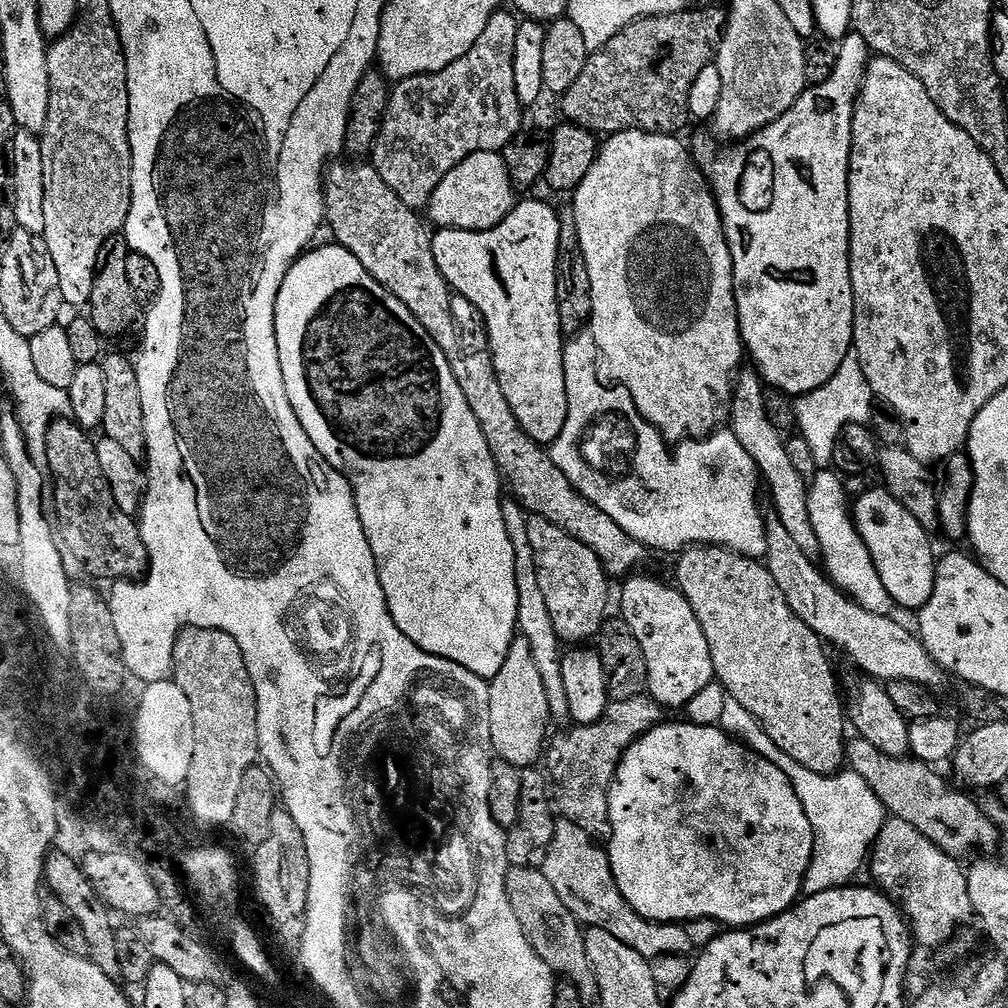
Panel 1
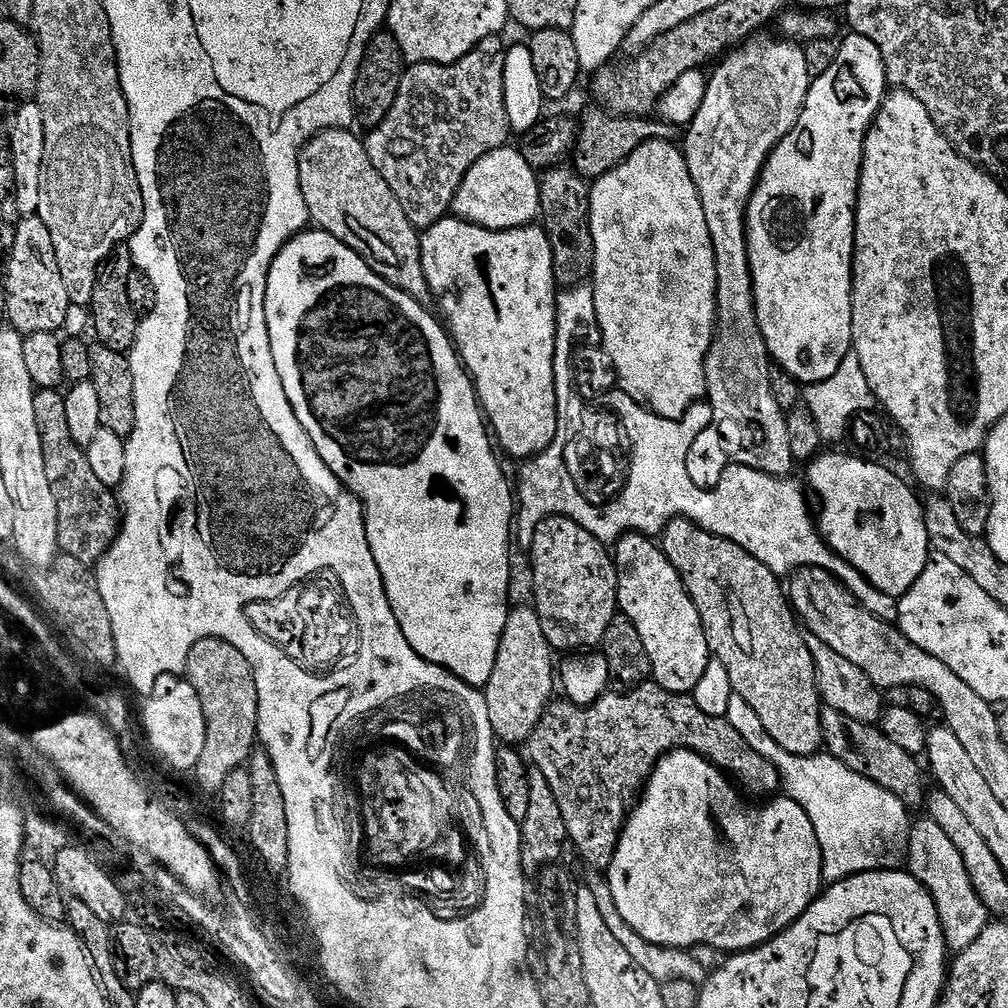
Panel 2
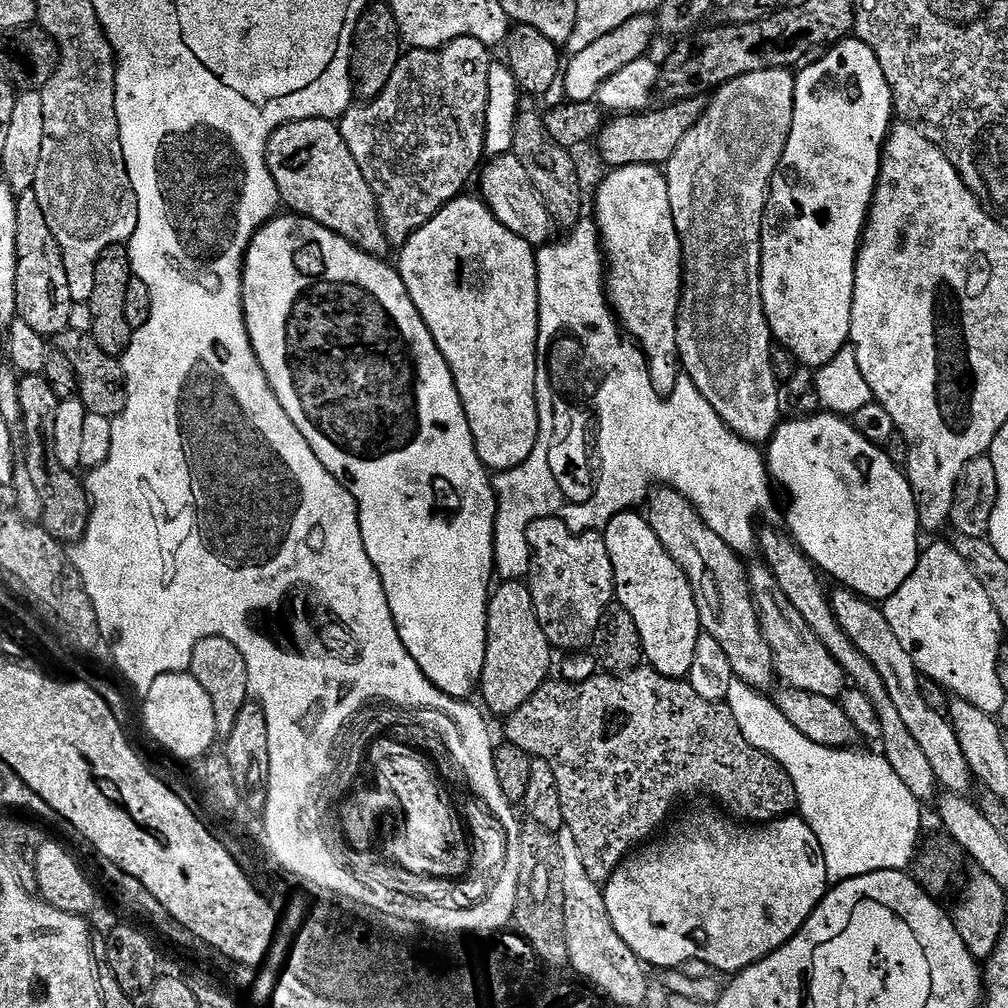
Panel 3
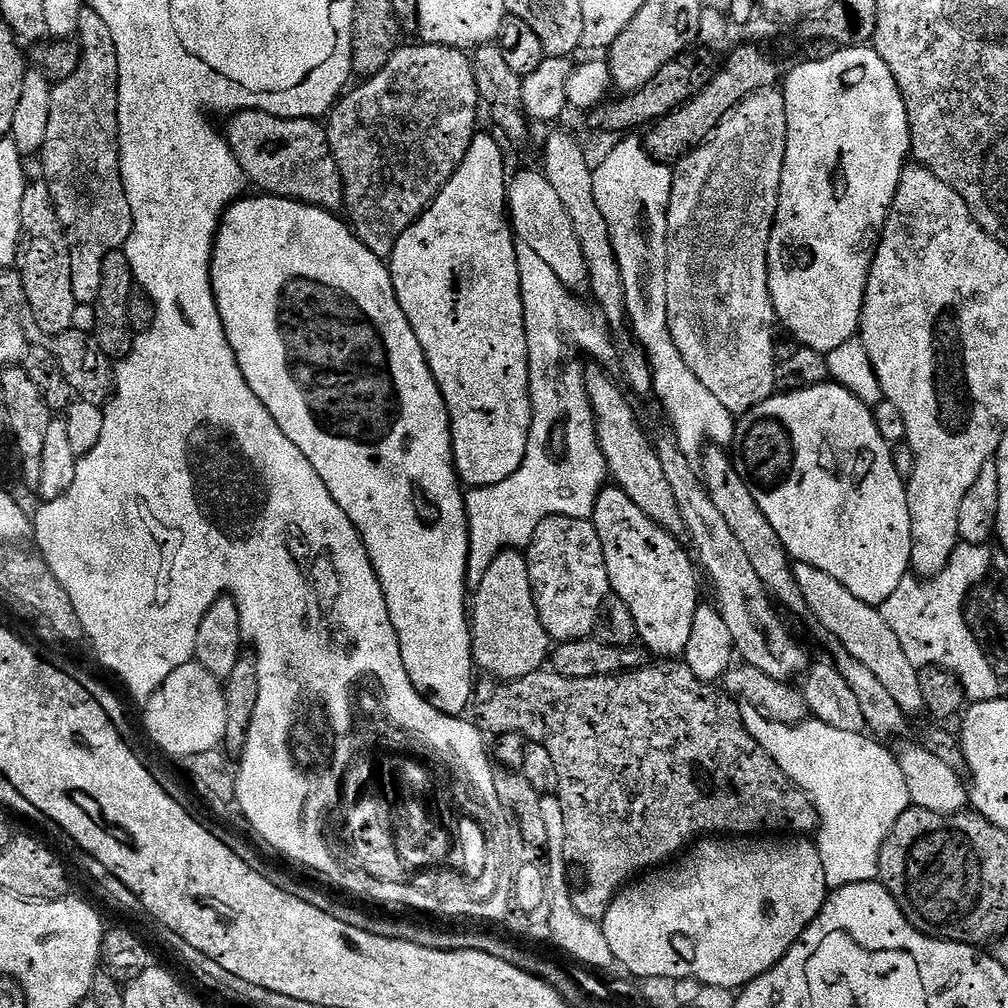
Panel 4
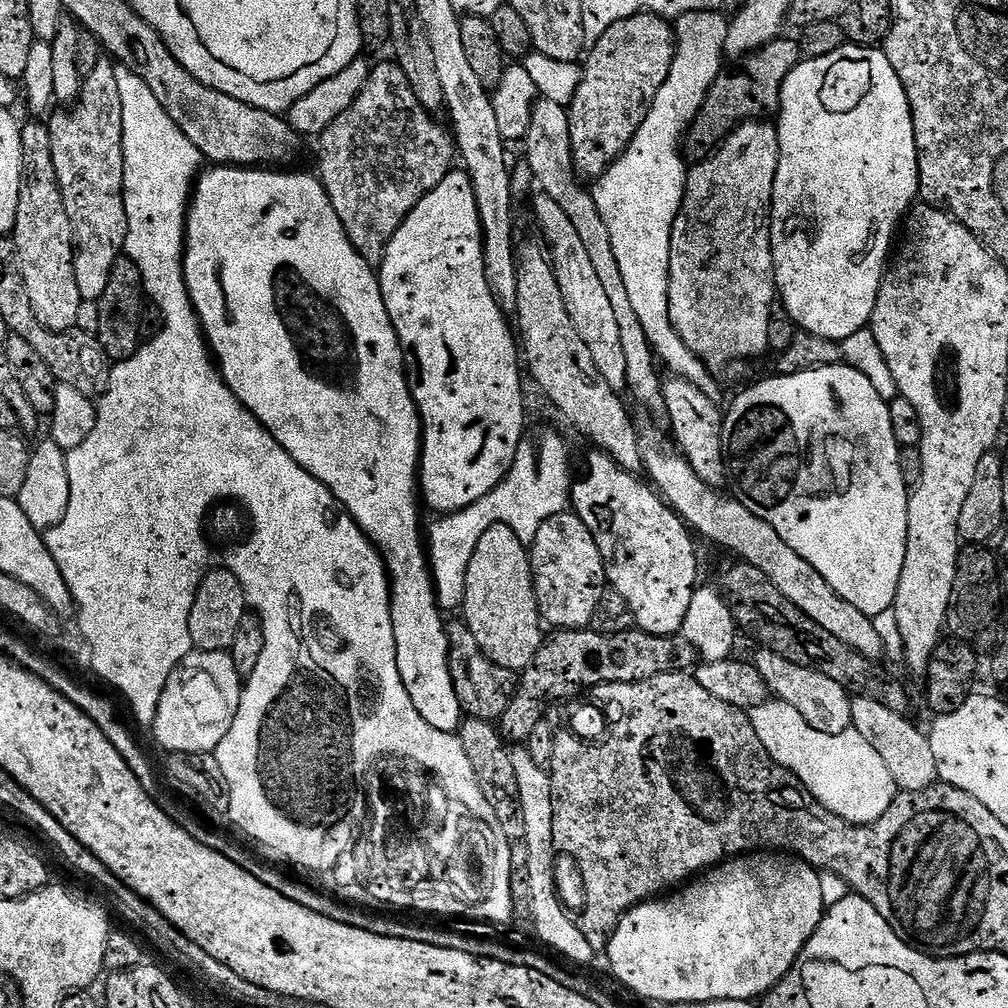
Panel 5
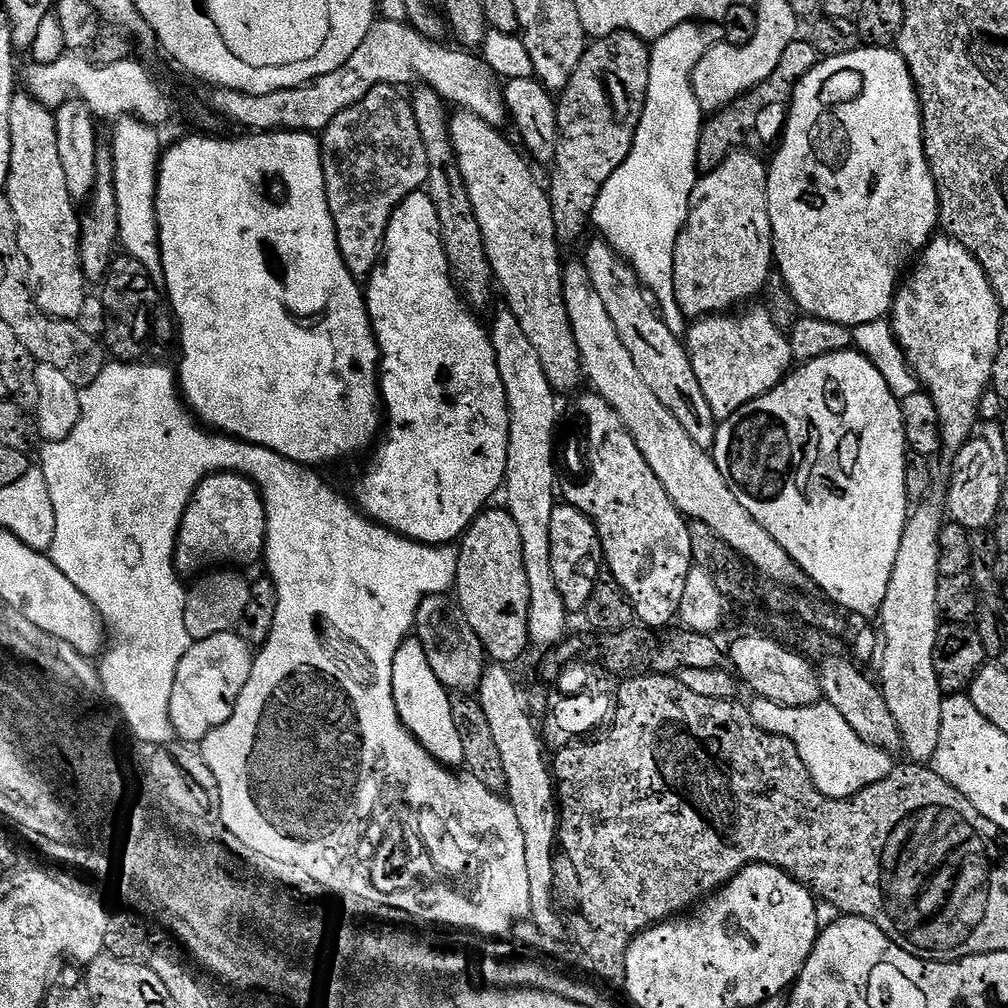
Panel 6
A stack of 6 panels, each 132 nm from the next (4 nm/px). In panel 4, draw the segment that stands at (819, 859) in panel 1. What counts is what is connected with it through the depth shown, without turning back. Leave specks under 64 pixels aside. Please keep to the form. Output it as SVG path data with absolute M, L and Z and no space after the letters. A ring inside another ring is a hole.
M746 703L740 704L740 713L754 742L774 758L815 806L818 835L814 843L822 854L822 870L826 870L829 889L876 880L882 846L894 822L912 804L897 757L871 735L834 730L834 726L826 726L815 718L803 724L779 724Z

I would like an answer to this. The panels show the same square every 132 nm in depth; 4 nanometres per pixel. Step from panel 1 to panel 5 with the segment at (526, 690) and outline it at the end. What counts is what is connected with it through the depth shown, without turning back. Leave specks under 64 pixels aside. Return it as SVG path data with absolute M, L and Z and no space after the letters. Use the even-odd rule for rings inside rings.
M495 524L482 534L478 546L474 550L474 558L470 558L470 566L466 569L466 594L462 619L467 624L470 634L474 634L474 642L498 666L506 666L511 672L521 673L538 654L540 643L543 642L546 632L542 627L540 607L536 601L536 591L532 581L532 557L529 549L510 530L510 526Z

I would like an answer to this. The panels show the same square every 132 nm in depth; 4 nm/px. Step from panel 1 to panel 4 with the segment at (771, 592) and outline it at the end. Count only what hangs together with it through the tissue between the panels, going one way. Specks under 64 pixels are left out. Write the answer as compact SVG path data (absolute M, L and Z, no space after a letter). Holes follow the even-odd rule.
M592 367L596 368L588 368L582 372L584 395L588 397L592 416L596 419L596 437L602 454L608 459L609 477L614 481L615 487L621 488L626 498L630 498L630 502L634 502L634 506L638 506L638 510L646 514L646 518L650 518L658 527L671 532L673 536L683 537L684 519L678 502L674 502L674 490L670 490L670 482L666 482L666 474L662 471L662 462L656 453L653 437L644 433L631 402L624 397L625 389L620 389L600 369L603 367Z

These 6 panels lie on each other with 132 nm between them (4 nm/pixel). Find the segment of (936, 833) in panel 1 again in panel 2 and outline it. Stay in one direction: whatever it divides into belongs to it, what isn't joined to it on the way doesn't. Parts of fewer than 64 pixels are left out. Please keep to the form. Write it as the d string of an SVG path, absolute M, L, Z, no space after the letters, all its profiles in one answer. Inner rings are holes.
M825 707L820 713L822 722L823 747L827 755L838 758L842 766L850 766L854 774L862 774L862 778L870 778L882 790L890 790L890 794L897 796L903 804L915 806L923 805L926 800L924 776L920 773L917 761L909 752L902 750L895 742L890 742L886 734L880 731L876 724L854 722L854 718L846 718L846 714L838 714L838 710Z

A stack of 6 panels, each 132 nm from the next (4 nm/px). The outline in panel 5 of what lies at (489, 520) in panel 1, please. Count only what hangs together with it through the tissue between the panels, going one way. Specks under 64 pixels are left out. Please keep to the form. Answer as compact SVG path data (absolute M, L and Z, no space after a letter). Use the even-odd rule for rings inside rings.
M212 166L209 169L209 172L201 171L195 182L184 230L184 277L194 310L204 327L204 339L208 342L222 378L232 387L238 402L242 402L242 406L246 406L246 410L250 410L258 422L262 422L262 426L266 426L269 434L280 443L282 450L286 450L286 454L290 454L290 458L294 458L294 462L298 462L298 466L302 466L332 491L336 501L351 514L357 526L376 545L389 577L396 578L399 572L404 572L404 624L402 620L402 654L396 657L398 674L402 674L402 682L406 686L406 694L410 694L410 702L414 702L414 710L418 710L418 714L422 714L422 718L426 718L434 730L456 732L462 723L462 713L448 661L448 630L446 620L440 617L442 609L436 599L436 586L426 544L422 539L422 528L420 532L418 473L424 429L420 426L420 411L416 408L408 385L404 351L382 298L377 269L368 264L366 258L358 254L358 250L354 250L338 214L334 214L334 206L323 184L315 175L292 172L296 170L265 170L260 166Z

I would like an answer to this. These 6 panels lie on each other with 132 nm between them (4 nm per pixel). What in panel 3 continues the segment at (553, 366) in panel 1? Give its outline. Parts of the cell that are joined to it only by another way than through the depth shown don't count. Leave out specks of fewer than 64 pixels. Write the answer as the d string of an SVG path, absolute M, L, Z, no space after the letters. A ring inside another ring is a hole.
M461 194L446 206L442 206L442 210L438 210L438 214L434 214L434 218L430 218L430 222L426 222L426 226L419 228L402 245L399 249L398 271L414 306L418 306L418 314L422 314L422 322L426 322L430 334L434 334L434 342L438 342L438 350L442 350L442 358L446 358L446 362L450 366L450 374L454 374L454 386L462 398L462 406L466 410L466 418L470 422L470 434L474 434L474 446L478 450L478 458L482 458L485 468L499 474L522 466L522 462L526 462L526 458L530 458L538 438L542 435L540 411L536 401L536 375L540 365L538 362L538 330L540 329L538 306L540 299L538 298L536 248L527 244L518 234L514 234L514 230L502 226L502 222L498 222L498 218L488 209L488 205L484 203L483 199L477 198L475 195L473 195L474 197L468 195Z

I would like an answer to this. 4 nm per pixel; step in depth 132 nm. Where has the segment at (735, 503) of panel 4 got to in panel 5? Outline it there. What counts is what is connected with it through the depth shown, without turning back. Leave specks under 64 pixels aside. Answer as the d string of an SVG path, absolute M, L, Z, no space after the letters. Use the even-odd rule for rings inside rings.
M672 374L663 381L664 412L672 423L672 436L675 447L686 462L690 462L690 470L706 482L706 486L723 489L729 479L728 467L724 461L722 450L722 426L724 425L724 412L721 405L715 400L706 398L694 382Z

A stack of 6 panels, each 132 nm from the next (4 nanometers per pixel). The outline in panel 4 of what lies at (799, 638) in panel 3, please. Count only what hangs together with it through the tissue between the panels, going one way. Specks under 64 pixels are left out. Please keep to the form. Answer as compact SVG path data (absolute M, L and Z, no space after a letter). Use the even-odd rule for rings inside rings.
M674 434L667 435L655 437L656 453L662 462L666 482L670 482L670 490L674 490L674 502L678 502L680 507L687 539L692 539L691 547L699 571L708 575L716 591L715 603L722 614L722 622L726 622L730 630L735 655L743 663L753 664L762 670L762 674L770 674L770 678L788 682L793 679L791 676L803 677L810 667L807 650L788 633L787 626L780 621L781 613L774 607L762 578L754 574L754 566L750 566L750 557L746 550L742 550L742 542L734 538L730 526L726 526L726 518L722 518L722 514L718 514L718 506L710 502L703 479L697 469L695 472L688 465L691 464L690 458L681 450L678 438Z

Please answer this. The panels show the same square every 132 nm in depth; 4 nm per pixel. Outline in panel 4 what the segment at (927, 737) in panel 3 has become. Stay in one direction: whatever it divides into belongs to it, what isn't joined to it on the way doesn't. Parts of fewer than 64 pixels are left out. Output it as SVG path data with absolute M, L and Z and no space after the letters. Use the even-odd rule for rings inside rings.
M797 563L795 569L802 598L806 598L808 611L821 624L819 627L834 634L834 638L842 642L850 655L858 658L862 666L868 667L909 717L916 718L919 712L923 713L925 707L922 702L920 669L906 658L898 636L887 625L879 607L862 602L862 598L854 598L854 594L850 594L850 590L846 590L846 586L838 582L838 578L830 578L830 574L826 574L826 570L818 570L818 566Z

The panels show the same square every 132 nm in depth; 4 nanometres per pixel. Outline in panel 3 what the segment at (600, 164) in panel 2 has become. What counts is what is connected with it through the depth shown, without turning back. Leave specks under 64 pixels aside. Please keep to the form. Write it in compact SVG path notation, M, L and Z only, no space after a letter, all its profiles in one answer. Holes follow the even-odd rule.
M695 96L689 100L669 103L661 112L649 110L643 114L616 114L600 130L598 145L600 156L609 169L635 164L667 165L668 159L678 150L682 138L690 134L692 127L700 121L708 108L708 100Z

